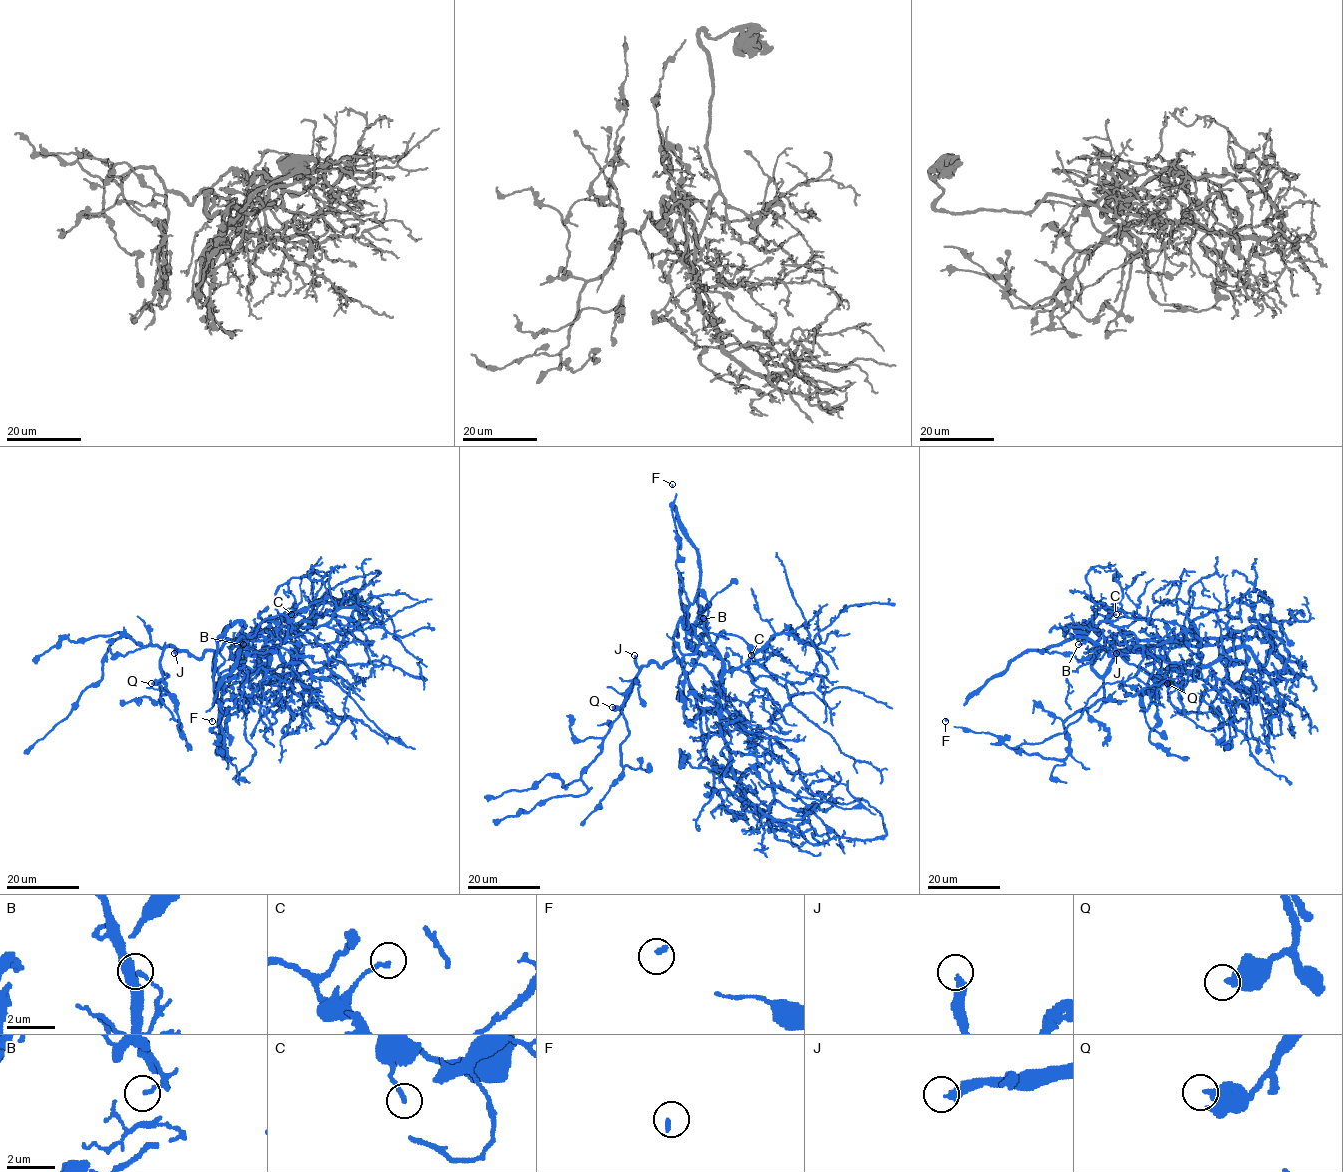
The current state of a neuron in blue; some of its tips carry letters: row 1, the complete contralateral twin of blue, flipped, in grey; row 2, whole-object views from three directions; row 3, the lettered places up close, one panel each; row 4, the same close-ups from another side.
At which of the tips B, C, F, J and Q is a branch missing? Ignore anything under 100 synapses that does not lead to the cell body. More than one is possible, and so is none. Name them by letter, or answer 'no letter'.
F, J

